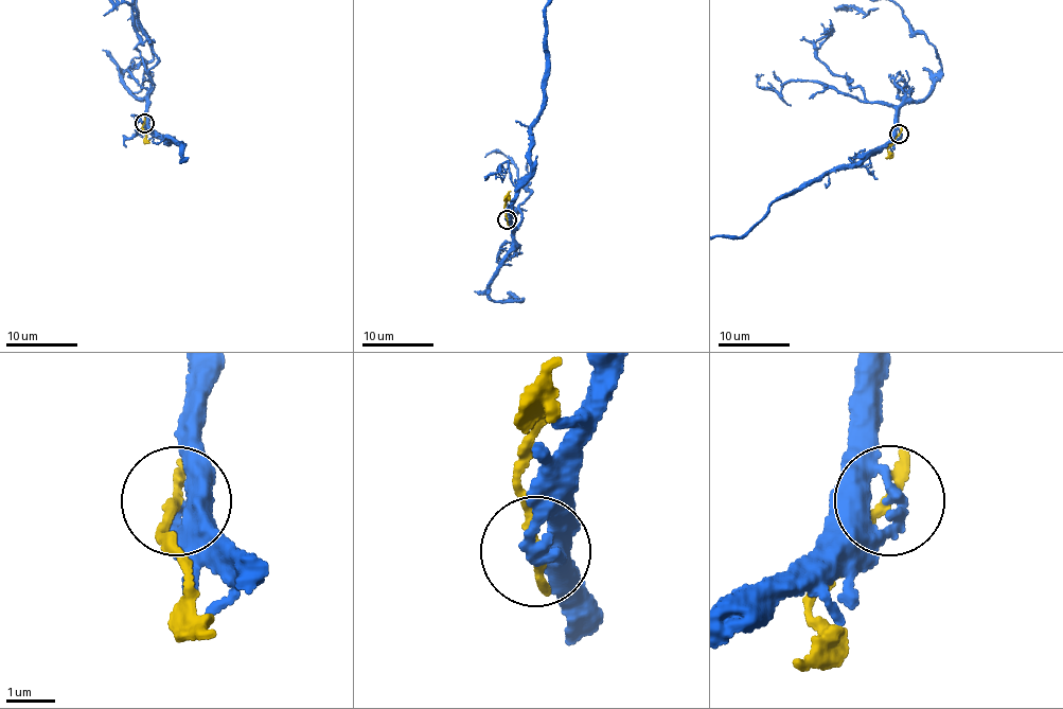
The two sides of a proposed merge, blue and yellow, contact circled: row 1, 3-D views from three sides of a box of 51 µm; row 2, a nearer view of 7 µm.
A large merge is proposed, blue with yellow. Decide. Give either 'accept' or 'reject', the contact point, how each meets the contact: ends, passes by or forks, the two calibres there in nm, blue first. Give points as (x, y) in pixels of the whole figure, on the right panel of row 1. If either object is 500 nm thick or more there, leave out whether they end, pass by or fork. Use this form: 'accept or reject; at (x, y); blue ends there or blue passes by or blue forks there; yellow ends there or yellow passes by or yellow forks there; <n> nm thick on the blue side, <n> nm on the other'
reject; at (899, 134); blue ends there; yellow ends there; 320 nm thick on the blue side, 240 nm on the other

